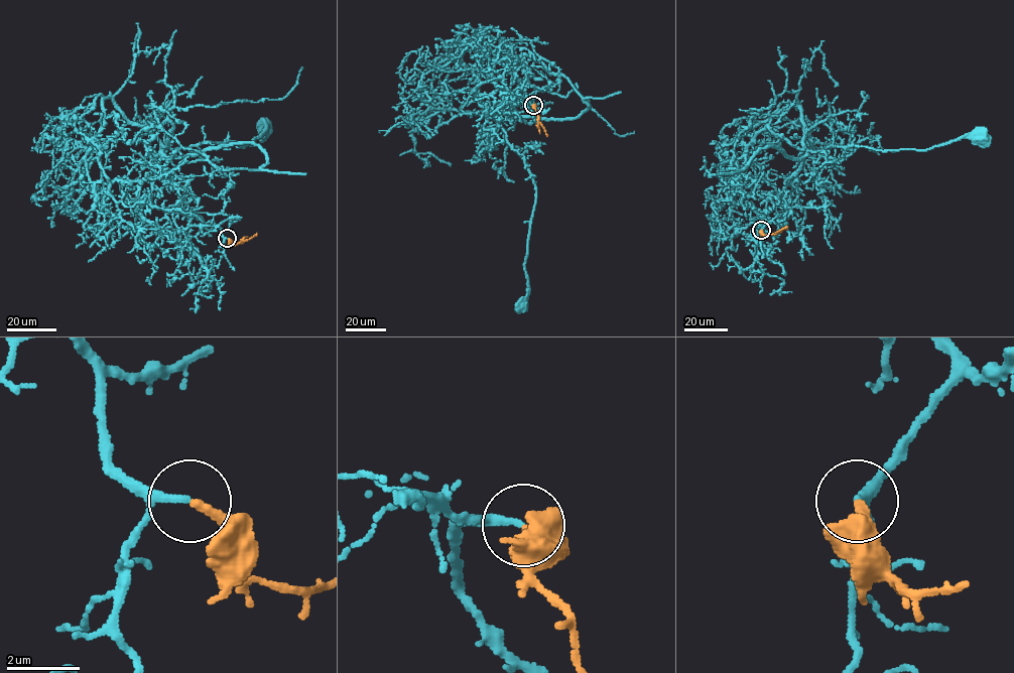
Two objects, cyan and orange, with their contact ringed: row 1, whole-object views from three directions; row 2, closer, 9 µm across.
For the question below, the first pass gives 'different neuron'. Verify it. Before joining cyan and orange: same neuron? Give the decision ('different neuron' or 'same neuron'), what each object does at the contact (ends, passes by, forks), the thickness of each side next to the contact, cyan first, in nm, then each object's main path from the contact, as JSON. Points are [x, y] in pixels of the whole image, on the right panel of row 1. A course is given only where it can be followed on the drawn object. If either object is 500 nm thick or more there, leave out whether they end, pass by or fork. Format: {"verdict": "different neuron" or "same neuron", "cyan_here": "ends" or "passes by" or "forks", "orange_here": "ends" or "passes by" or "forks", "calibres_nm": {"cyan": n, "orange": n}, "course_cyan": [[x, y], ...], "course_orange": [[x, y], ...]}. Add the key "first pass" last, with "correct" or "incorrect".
{"verdict": "same neuron", "cyan_here": "passes by", "orange_here": "ends", "calibres_nm": {"cyan": 140, "orange": 240}, "course_cyan": [[761, 230], [767, 222], [757, 221], [776, 204], [808, 150], [926, 150], [983, 137]], "course_orange": [[761, 230], [767, 235], [787, 227]], "first pass": "incorrect"}

